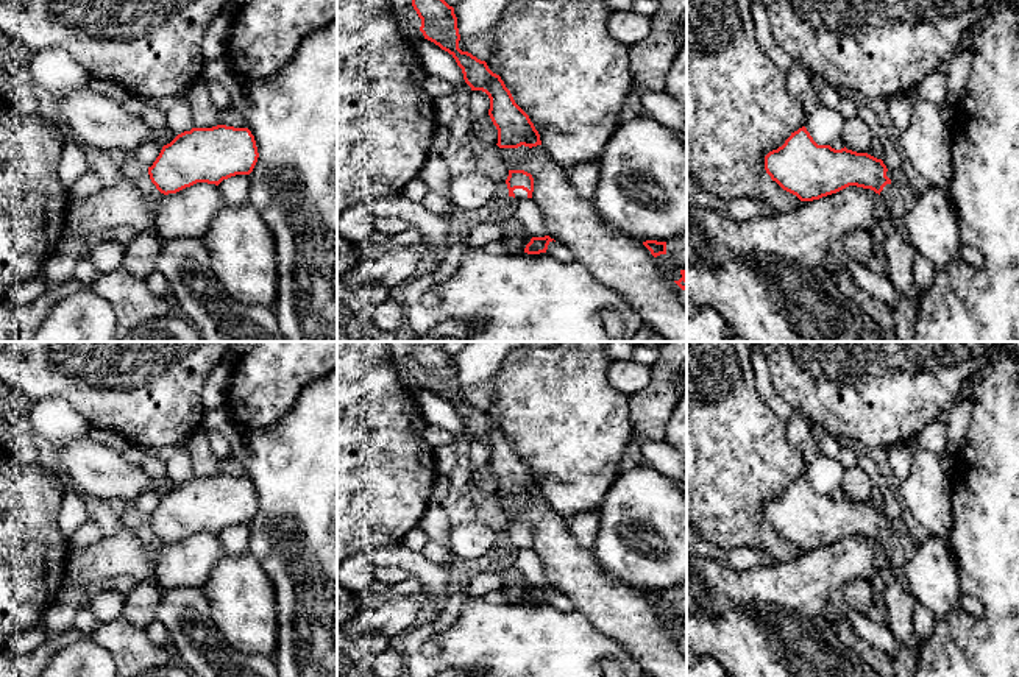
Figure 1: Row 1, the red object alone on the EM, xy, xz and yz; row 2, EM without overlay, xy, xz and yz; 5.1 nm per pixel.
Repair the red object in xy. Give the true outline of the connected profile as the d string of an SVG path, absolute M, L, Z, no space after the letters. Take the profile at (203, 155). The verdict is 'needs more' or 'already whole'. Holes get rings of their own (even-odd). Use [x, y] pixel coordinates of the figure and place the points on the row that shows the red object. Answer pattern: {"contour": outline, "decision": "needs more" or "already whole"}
{"contour": "M192 128L162 147L148 175L156 189L169 195L197 183L218 186L231 176L250 175L257 158L248 128Z", "decision": "already whole"}

